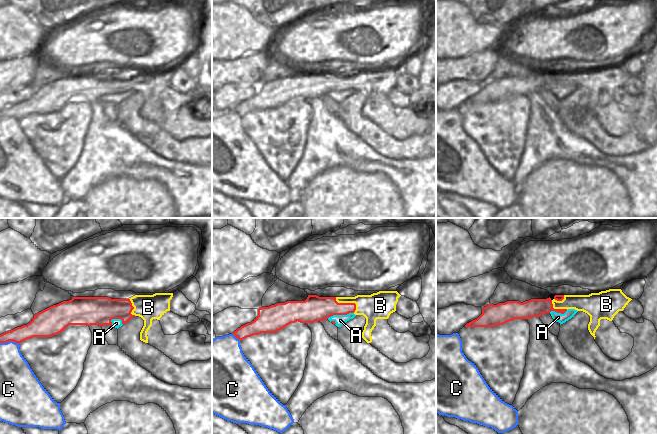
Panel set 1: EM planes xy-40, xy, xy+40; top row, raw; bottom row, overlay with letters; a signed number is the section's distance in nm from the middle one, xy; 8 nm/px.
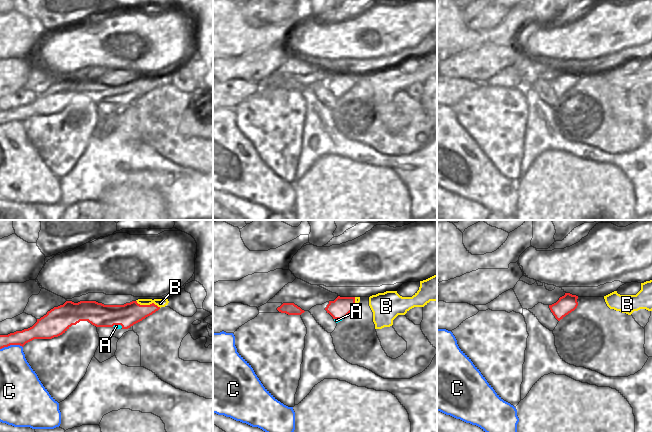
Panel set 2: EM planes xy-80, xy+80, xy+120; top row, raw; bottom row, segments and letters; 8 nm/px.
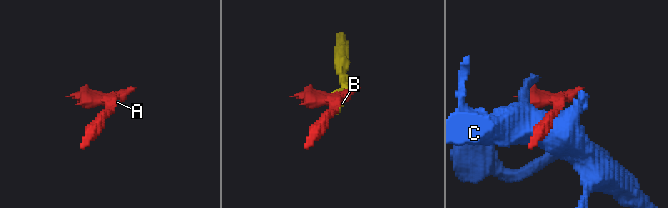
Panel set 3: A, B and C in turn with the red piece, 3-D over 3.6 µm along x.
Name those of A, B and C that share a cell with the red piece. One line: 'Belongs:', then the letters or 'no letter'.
Belongs: B

